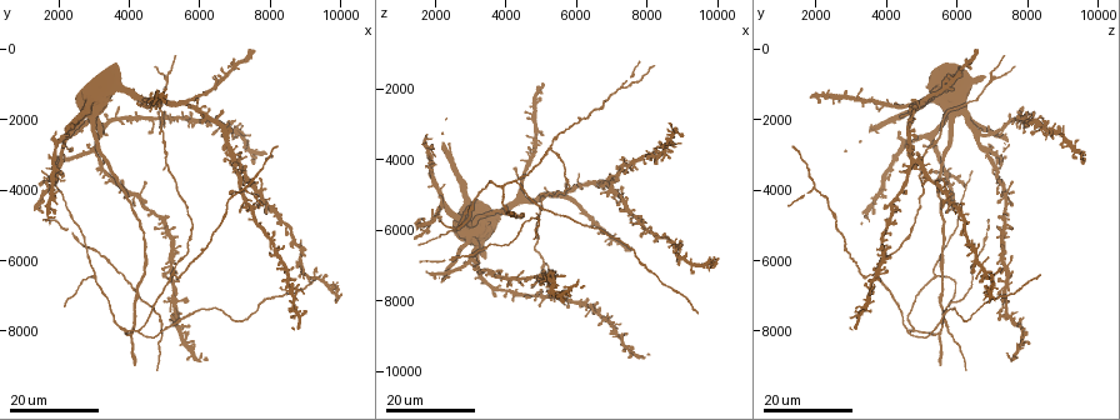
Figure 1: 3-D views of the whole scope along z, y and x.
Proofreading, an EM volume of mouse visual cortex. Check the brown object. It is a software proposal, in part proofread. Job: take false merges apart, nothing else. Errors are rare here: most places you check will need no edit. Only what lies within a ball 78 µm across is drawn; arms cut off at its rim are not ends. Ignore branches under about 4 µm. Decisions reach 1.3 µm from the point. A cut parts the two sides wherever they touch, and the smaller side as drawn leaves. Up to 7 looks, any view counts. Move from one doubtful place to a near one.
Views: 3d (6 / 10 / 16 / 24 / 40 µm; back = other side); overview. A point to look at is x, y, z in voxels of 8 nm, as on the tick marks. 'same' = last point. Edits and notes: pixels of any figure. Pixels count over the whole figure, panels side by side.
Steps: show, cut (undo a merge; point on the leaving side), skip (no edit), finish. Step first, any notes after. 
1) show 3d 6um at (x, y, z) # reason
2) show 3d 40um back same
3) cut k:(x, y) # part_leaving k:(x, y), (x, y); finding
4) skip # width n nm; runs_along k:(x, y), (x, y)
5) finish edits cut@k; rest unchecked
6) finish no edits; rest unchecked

show 3d 24um at (5000, 800, 7100) # three-way junction

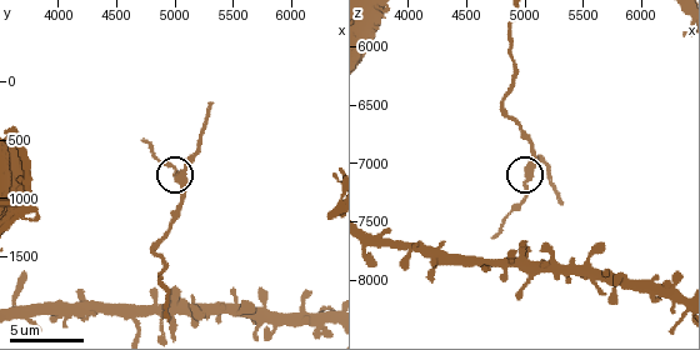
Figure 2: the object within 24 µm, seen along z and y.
show 3d 6um at (5080, 780, 7020) # closer look

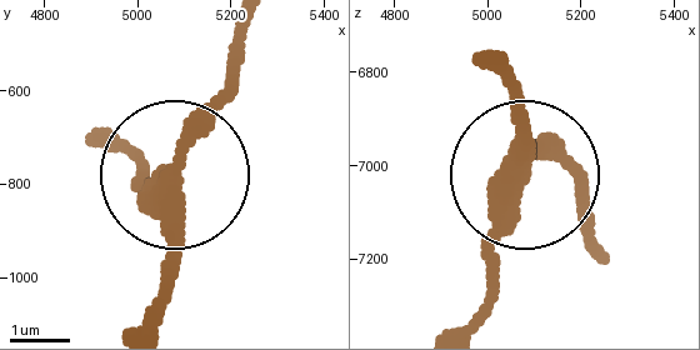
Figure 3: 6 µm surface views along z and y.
skip # side_arm 6 um; runs_along 3:(490, 56), (515, 101), (520, 191), (480, 325); one neuron here

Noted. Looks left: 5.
show 3d 24um at (7300, 3900, 1900) # three arms meet

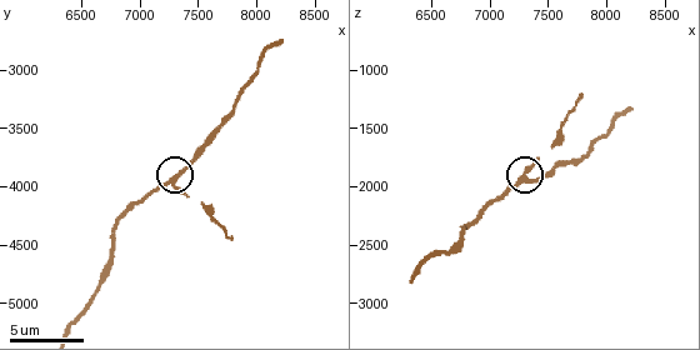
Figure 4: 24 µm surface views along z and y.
show 3d 6um at (7280, 3960, 1900)

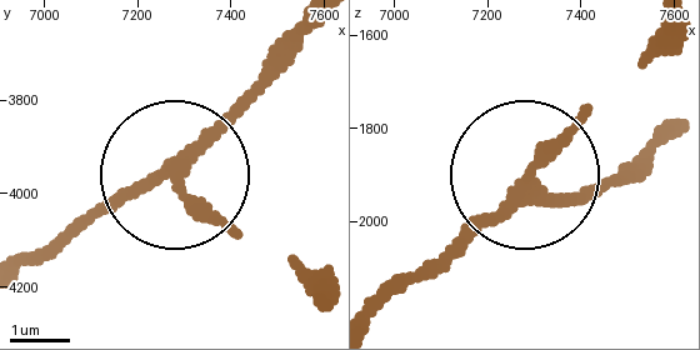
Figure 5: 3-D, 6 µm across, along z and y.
skip # width 230 nm; runs_along 5:(370, 325), (649, 61); one neuron here

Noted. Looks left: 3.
show 3d 16um at (4900, 7800, 5800)

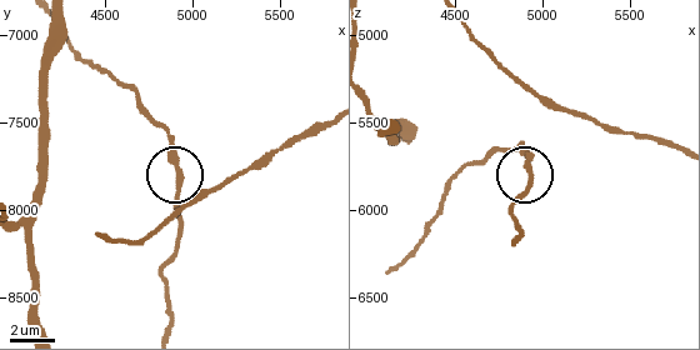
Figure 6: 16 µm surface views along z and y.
show 3d 10um at (4920, 7840, 5680)

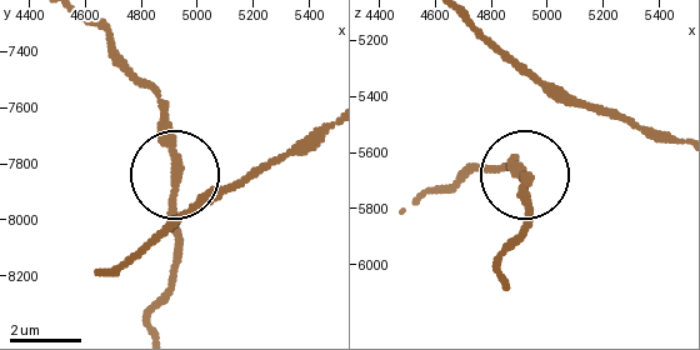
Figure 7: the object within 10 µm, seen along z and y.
skip # side_arm 12 um; one neuron here

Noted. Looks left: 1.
finish no edits; rest unchecked

